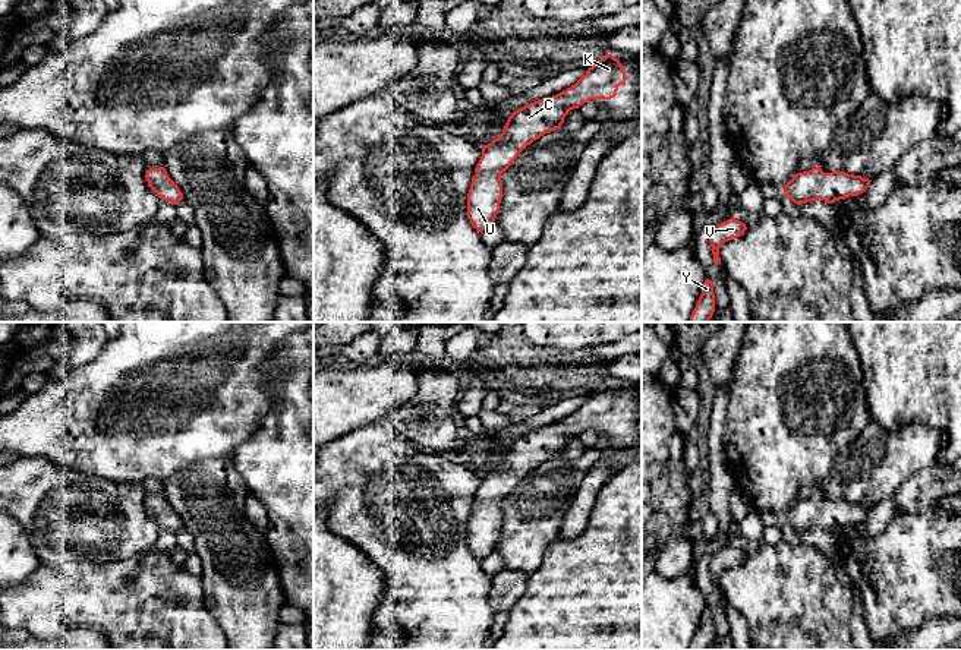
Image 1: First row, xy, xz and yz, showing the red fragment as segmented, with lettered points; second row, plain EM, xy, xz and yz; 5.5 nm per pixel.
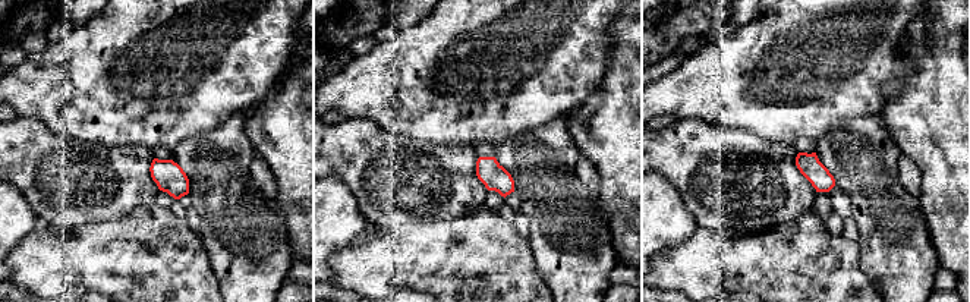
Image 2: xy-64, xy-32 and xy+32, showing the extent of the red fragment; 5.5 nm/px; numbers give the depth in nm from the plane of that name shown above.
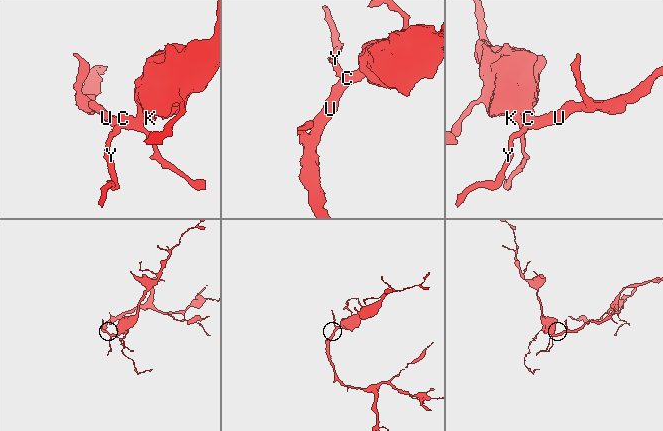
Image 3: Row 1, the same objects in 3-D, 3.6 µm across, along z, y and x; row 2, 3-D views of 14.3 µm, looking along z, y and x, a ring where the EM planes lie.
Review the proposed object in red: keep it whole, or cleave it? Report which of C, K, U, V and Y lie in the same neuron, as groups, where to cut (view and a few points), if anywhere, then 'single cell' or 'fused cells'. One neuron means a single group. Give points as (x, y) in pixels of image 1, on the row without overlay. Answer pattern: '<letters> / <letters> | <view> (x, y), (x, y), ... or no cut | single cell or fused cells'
C K U V Y | no cut | single cell

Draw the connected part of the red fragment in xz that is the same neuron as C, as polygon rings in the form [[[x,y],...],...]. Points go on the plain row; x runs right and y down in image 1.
[[[605,382],[565,419],[511,441],[502,461],[482,474],[482,485],[475,496],[467,521],[467,546],[473,556],[482,561],[495,549],[502,527],[501,502],[527,473],[561,457],[570,438],[590,427],[614,426],[620,413],[626,413],[626,400],[618,386]]]

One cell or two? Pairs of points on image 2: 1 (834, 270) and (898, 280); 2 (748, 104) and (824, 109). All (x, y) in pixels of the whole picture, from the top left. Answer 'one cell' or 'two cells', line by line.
1: two cells
2: one cell

